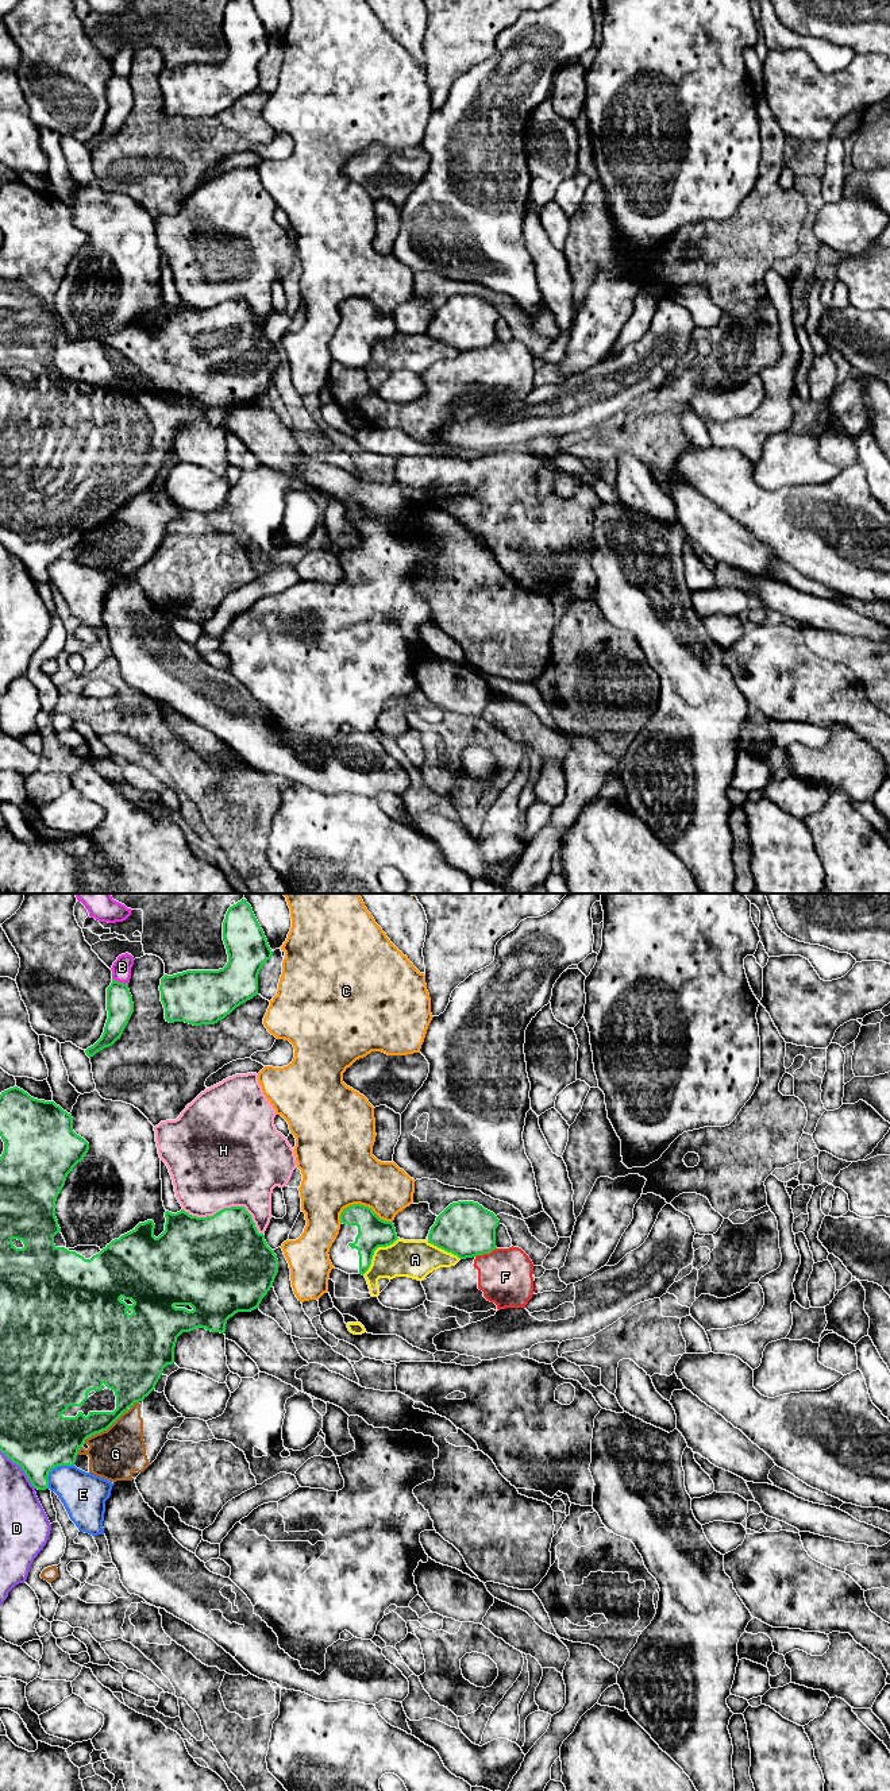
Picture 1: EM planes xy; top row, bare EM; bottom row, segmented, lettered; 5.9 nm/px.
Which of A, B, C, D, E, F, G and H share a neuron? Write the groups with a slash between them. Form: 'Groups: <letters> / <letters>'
Groups: A B / C / D / E / F / G / H

